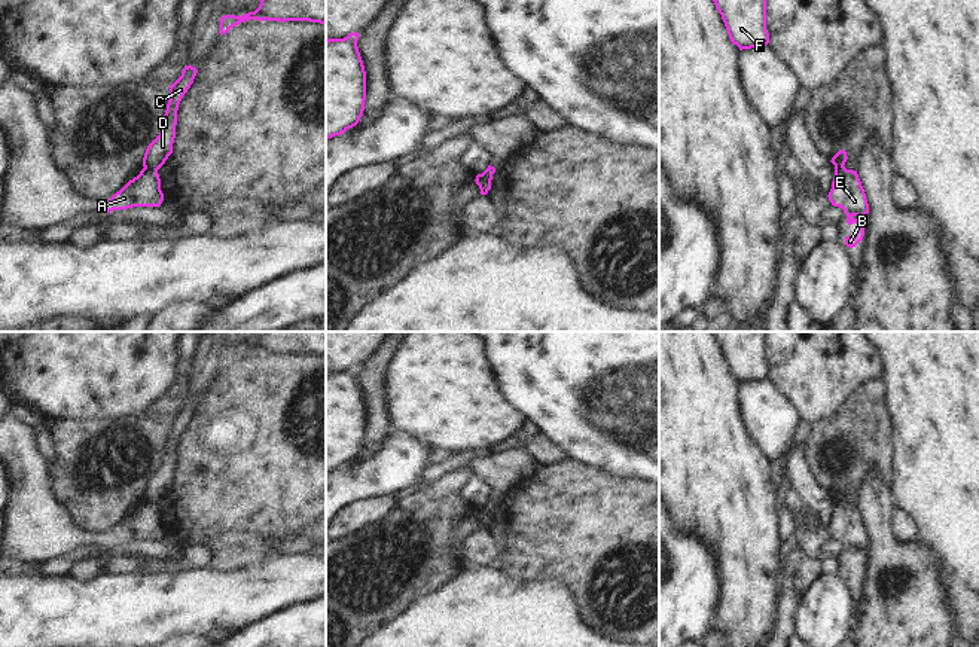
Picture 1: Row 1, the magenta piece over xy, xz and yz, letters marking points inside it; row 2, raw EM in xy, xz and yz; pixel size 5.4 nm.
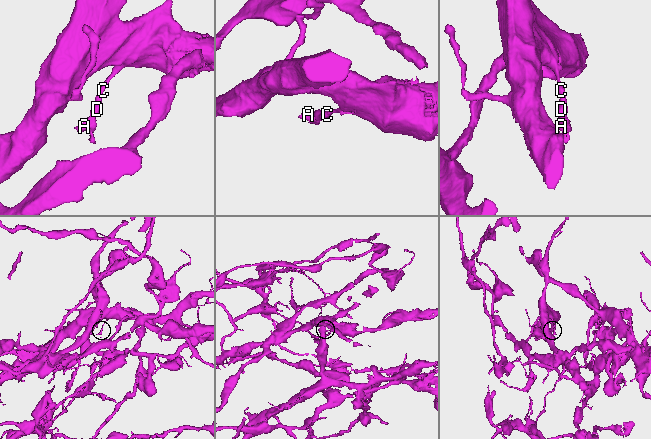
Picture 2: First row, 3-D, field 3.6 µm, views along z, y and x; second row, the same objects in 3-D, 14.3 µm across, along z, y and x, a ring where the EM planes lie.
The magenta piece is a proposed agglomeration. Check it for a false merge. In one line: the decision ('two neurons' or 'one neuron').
two neurons

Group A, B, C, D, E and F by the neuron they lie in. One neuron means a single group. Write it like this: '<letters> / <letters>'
A B E / C D F

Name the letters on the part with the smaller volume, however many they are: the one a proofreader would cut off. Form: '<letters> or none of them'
A, B, E

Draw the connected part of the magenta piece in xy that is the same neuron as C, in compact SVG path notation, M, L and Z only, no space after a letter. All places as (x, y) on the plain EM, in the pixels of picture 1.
M184 399L182 409L170 419L171 428L164 448L164 458L159 469L146 482L143 491L144 501L158 504L173 486L179 437L193 416L196 406L198 403L195 400Z

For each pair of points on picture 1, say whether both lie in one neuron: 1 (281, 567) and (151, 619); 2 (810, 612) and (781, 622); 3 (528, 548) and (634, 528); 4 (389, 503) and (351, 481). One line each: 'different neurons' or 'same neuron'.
1: same neuron
2: different neurons
3: same neuron
4: different neurons

